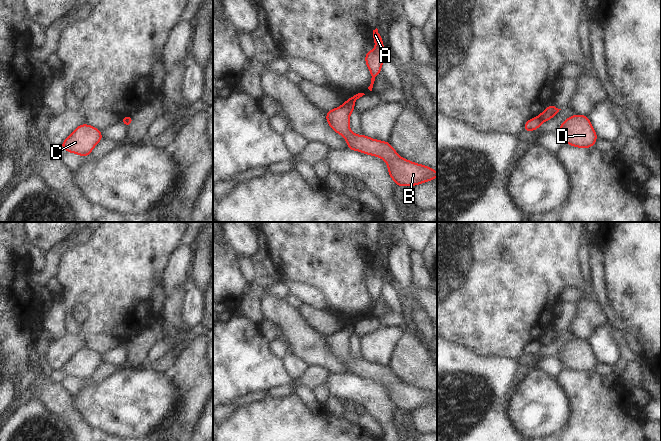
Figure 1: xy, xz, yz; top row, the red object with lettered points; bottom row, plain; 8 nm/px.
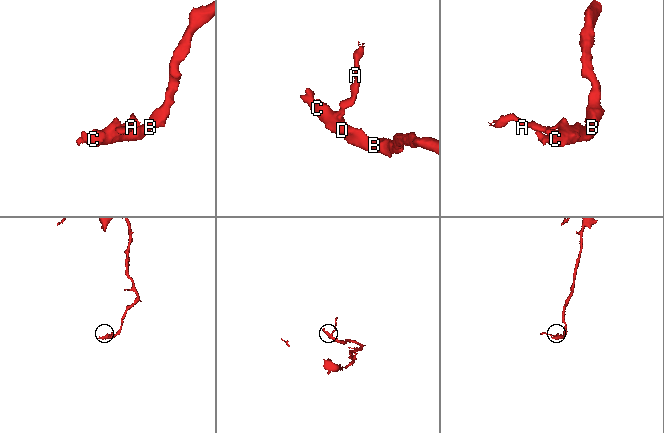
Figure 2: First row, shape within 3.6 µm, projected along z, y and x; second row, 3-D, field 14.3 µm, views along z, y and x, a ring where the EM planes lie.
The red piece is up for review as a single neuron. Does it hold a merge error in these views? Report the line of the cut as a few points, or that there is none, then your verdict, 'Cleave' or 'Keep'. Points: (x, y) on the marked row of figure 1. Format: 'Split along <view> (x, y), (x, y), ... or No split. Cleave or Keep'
Split along xz (348, 99), (353, 102). Cleave

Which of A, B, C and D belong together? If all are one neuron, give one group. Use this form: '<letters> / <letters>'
A / B C D

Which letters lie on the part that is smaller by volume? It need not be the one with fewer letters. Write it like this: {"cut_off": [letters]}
{"cut_off": ["A"]}

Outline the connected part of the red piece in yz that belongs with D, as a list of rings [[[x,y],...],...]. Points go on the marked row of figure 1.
[[[574,114],[572,117],[564,120],[556,134],[563,139],[563,143],[580,148],[590,148],[598,139],[593,126],[590,123],[589,117],[578,114]]]

